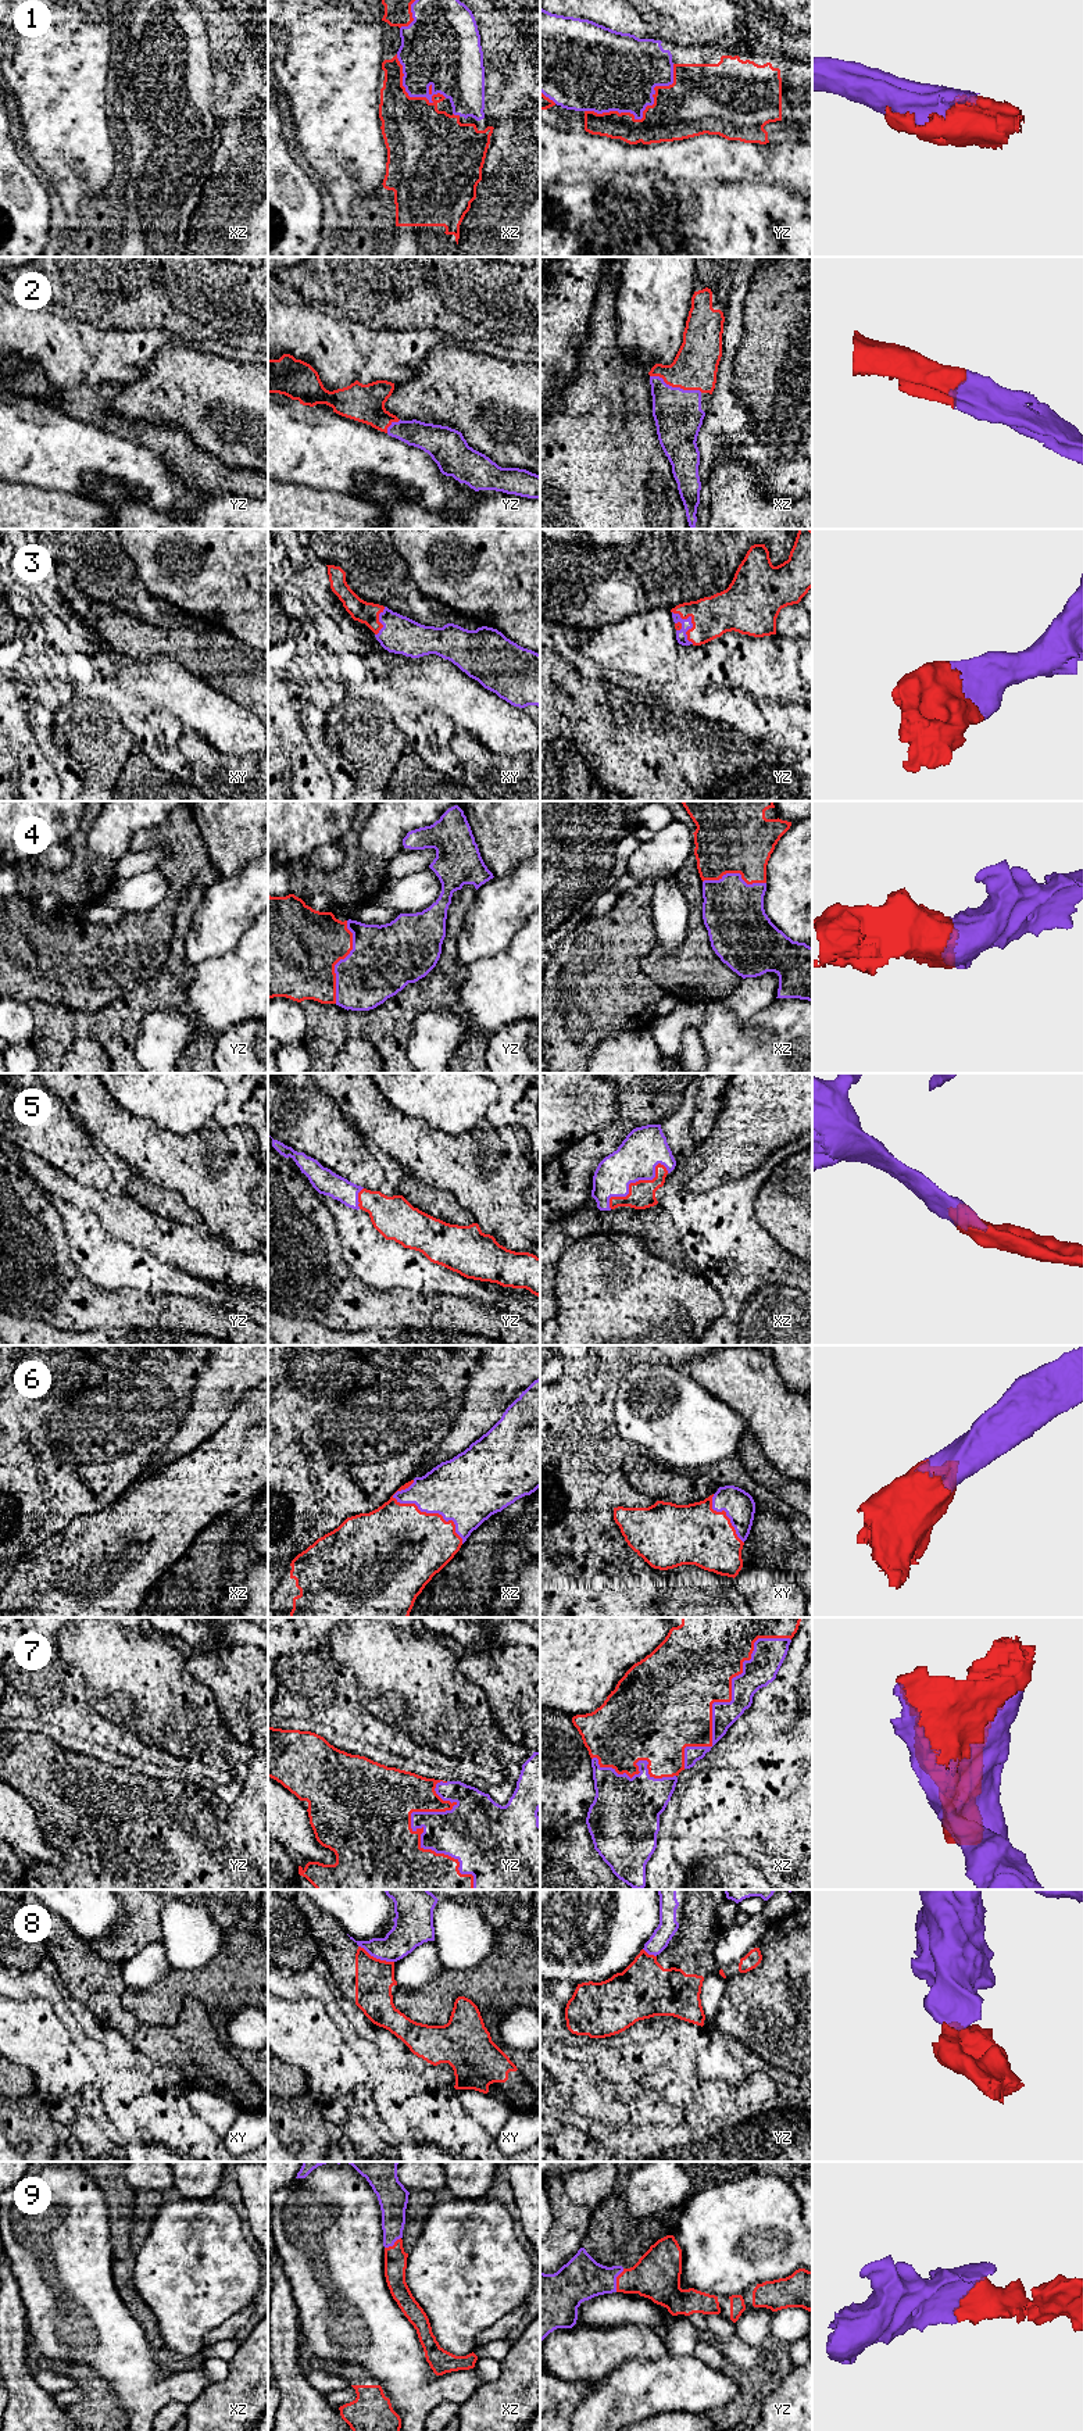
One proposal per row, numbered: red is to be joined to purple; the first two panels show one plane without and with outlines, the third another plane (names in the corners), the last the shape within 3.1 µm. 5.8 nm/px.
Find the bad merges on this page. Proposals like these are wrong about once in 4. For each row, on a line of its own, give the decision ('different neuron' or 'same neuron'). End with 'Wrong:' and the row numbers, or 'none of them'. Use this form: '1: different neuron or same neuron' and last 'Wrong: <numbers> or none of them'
1: same neuron
2: same neuron
3: same neuron
4: same neuron
5: same neuron
6: same neuron
7: same neuron
8: different neuron
9: same neuron
Wrong: 8

